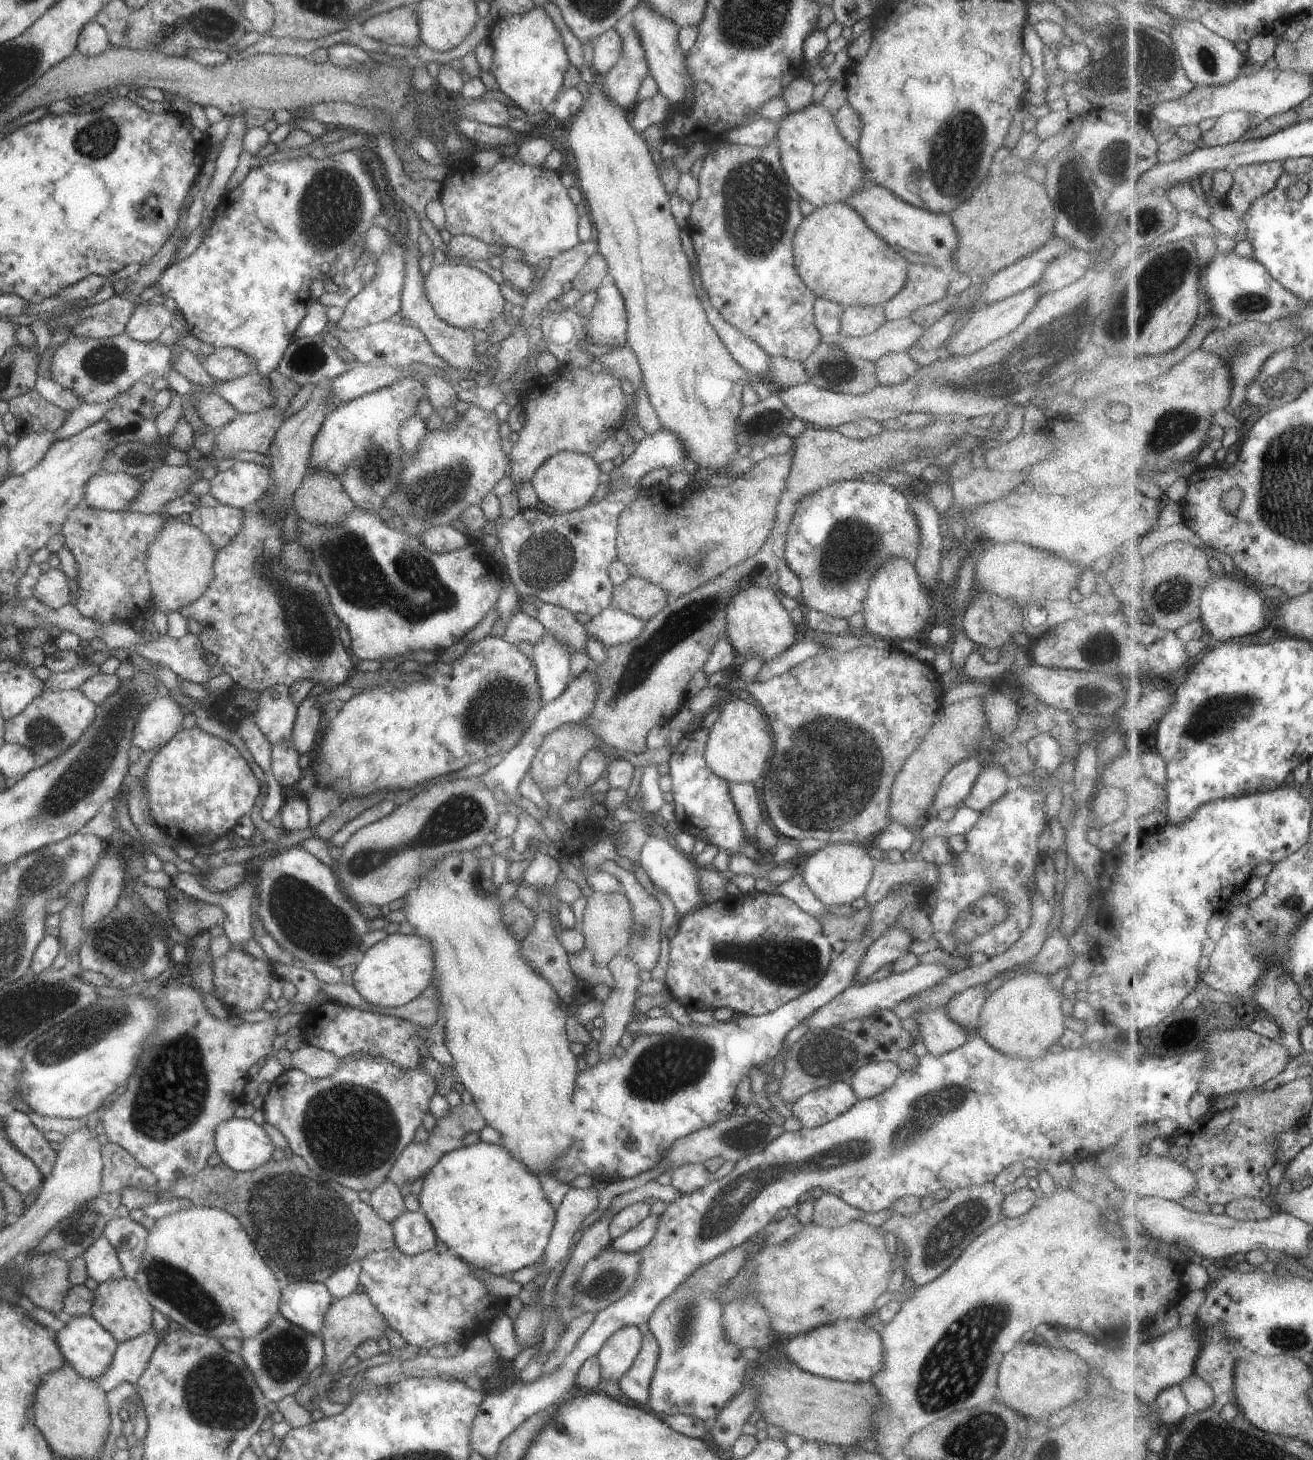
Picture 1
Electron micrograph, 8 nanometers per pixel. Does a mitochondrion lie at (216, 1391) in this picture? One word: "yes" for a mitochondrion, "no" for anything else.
yes

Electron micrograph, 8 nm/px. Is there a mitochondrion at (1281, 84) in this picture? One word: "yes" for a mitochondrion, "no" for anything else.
no

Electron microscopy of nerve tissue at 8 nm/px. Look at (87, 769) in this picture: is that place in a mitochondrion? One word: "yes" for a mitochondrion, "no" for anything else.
yes

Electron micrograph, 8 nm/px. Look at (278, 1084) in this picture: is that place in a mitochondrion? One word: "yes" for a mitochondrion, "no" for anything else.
no

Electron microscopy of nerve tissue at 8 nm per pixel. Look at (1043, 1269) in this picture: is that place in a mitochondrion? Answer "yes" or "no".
no

